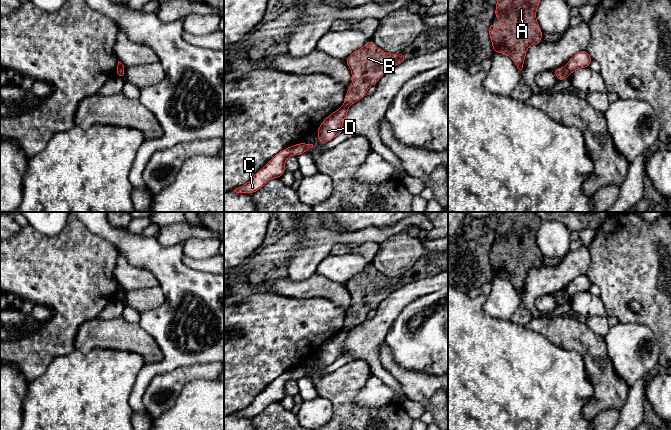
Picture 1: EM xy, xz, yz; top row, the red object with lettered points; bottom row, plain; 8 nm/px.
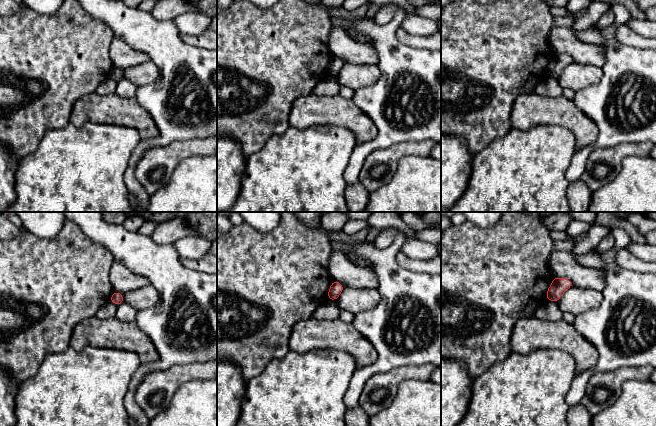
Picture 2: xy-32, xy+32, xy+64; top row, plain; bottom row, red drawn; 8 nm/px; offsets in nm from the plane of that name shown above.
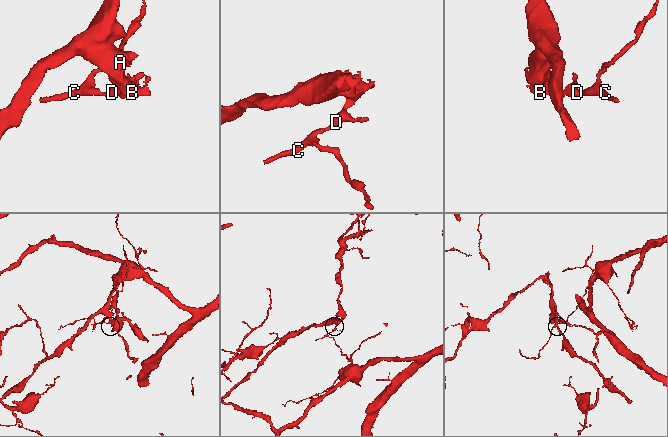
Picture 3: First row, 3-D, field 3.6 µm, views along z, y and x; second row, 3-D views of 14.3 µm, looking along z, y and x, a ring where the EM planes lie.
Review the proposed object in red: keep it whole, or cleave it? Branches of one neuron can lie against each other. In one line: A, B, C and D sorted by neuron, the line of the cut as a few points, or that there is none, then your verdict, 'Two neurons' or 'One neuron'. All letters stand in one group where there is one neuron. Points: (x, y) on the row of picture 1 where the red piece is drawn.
Groups: A B / C D. Split along yz (565, 66), (569, 73). Two neurons

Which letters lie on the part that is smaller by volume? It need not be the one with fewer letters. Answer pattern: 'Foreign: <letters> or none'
Foreign: A, B

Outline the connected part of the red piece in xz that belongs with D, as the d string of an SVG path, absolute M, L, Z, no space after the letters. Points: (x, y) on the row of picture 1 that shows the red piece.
M341 107L326 117L317 130L318 140L325 144L335 138L341 131L348 108Z

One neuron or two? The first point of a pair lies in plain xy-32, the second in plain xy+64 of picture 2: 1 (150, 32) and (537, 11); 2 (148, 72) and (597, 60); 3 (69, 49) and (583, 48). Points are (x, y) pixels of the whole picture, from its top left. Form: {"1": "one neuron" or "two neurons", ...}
{"1": "two neurons", "2": "two neurons", "3": "two neurons"}

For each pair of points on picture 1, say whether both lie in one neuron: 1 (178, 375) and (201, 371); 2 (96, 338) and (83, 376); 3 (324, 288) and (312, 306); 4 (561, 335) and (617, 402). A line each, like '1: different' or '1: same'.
1: same
2: different
3: different
4: same

